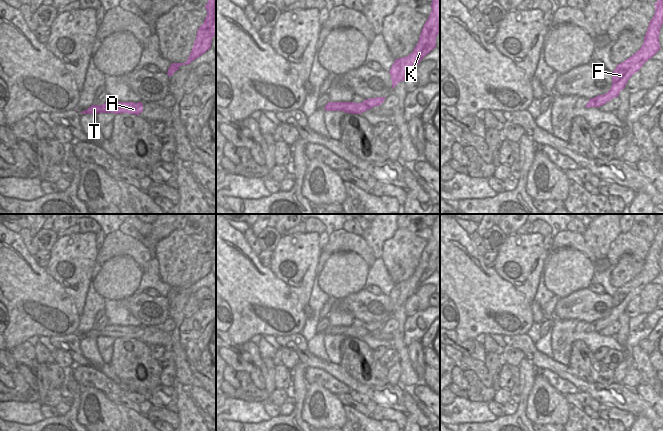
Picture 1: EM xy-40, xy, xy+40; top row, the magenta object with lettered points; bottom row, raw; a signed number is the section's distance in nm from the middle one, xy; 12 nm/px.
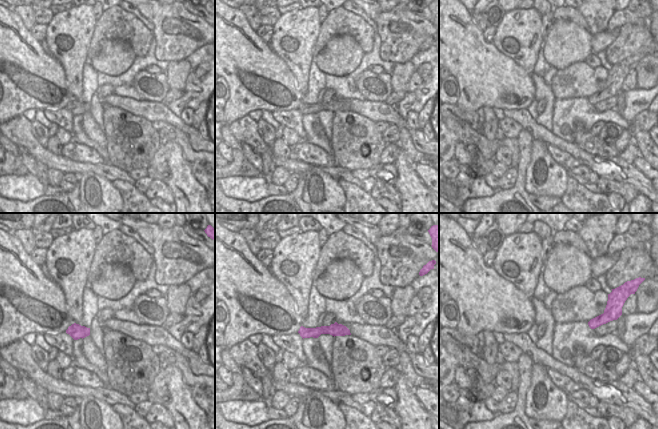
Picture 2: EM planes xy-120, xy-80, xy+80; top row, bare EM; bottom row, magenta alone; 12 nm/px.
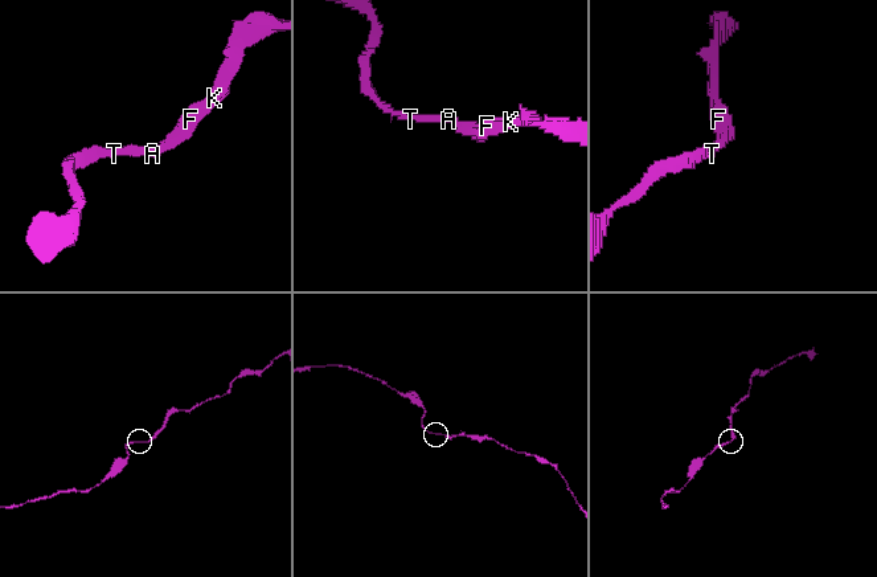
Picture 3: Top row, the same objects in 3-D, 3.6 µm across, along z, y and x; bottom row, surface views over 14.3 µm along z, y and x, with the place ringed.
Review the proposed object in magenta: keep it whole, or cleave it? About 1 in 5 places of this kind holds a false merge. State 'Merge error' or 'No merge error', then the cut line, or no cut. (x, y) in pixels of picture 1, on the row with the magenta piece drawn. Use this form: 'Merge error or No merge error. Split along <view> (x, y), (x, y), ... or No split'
No merge error. No split.

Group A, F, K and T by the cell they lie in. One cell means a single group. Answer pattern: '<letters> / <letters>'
A F K T

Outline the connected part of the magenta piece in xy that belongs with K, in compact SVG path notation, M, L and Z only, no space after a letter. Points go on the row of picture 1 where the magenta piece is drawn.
M433 0L431 13L425 22L419 41L411 54L396 59L389 73L392 80L392 89L406 76L416 70L421 60L436 47L436 38L440 32L440 0Z

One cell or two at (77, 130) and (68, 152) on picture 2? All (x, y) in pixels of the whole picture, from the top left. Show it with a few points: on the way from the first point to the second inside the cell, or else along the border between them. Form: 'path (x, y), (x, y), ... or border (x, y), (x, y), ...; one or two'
border (72, 141), (86, 144), (95, 150); two

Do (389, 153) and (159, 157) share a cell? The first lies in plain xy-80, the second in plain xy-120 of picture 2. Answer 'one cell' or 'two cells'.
one cell

